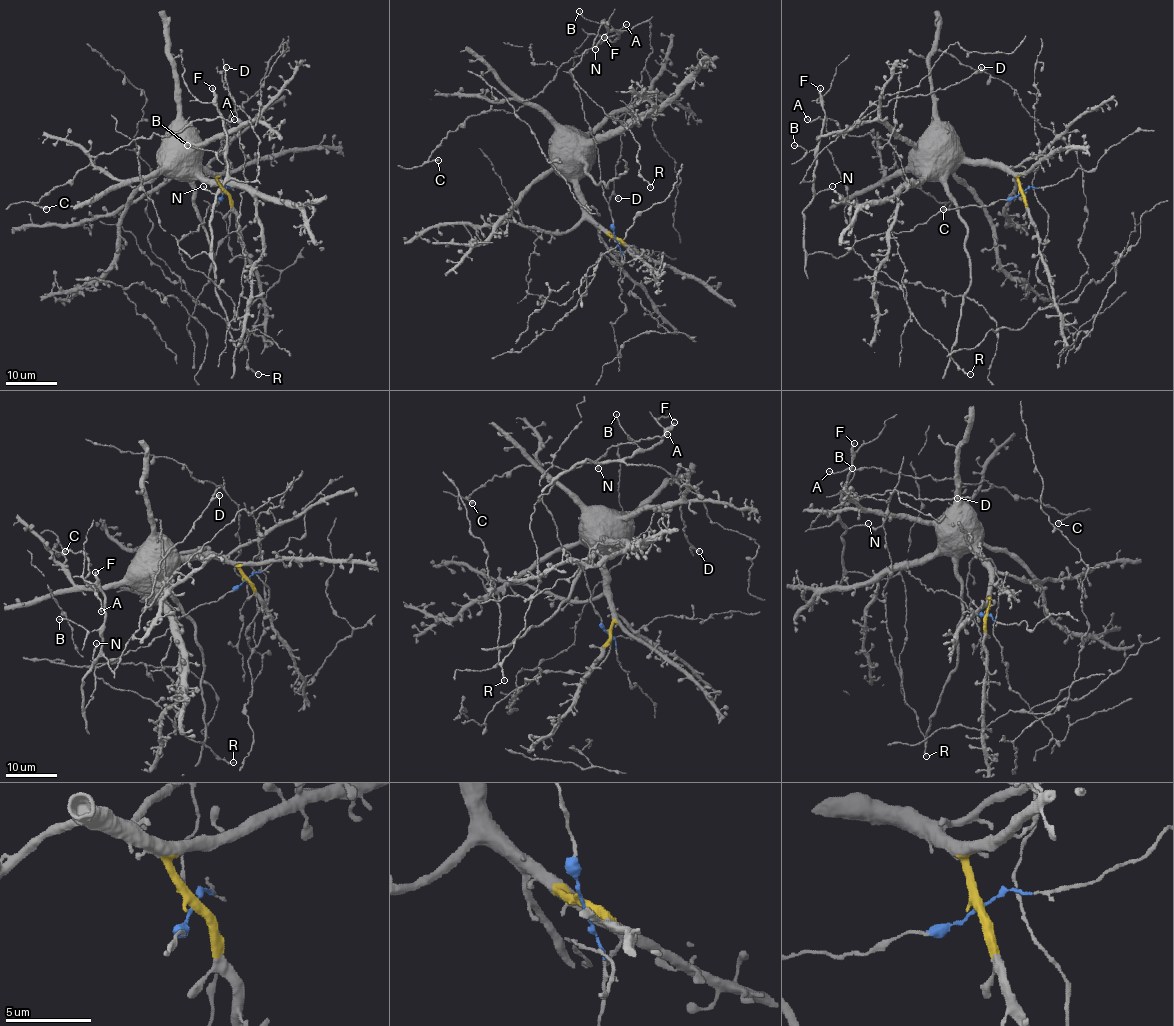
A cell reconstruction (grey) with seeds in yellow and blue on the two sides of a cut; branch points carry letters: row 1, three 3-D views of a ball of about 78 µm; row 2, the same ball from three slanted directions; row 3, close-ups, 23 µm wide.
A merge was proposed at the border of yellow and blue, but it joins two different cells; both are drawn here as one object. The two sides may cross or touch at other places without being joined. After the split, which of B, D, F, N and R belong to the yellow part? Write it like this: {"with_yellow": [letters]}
{"with_yellow": []}

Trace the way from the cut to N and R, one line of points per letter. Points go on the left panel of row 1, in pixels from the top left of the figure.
N: (224, 191), (198, 229), (177, 242), (190, 258), (208, 254), (211, 247), (215, 195), (203, 186)
R: (224, 191), (198, 229), (177, 245), (189, 268), (202, 272), (229, 296), (247, 332), (247, 364), (258, 373)

